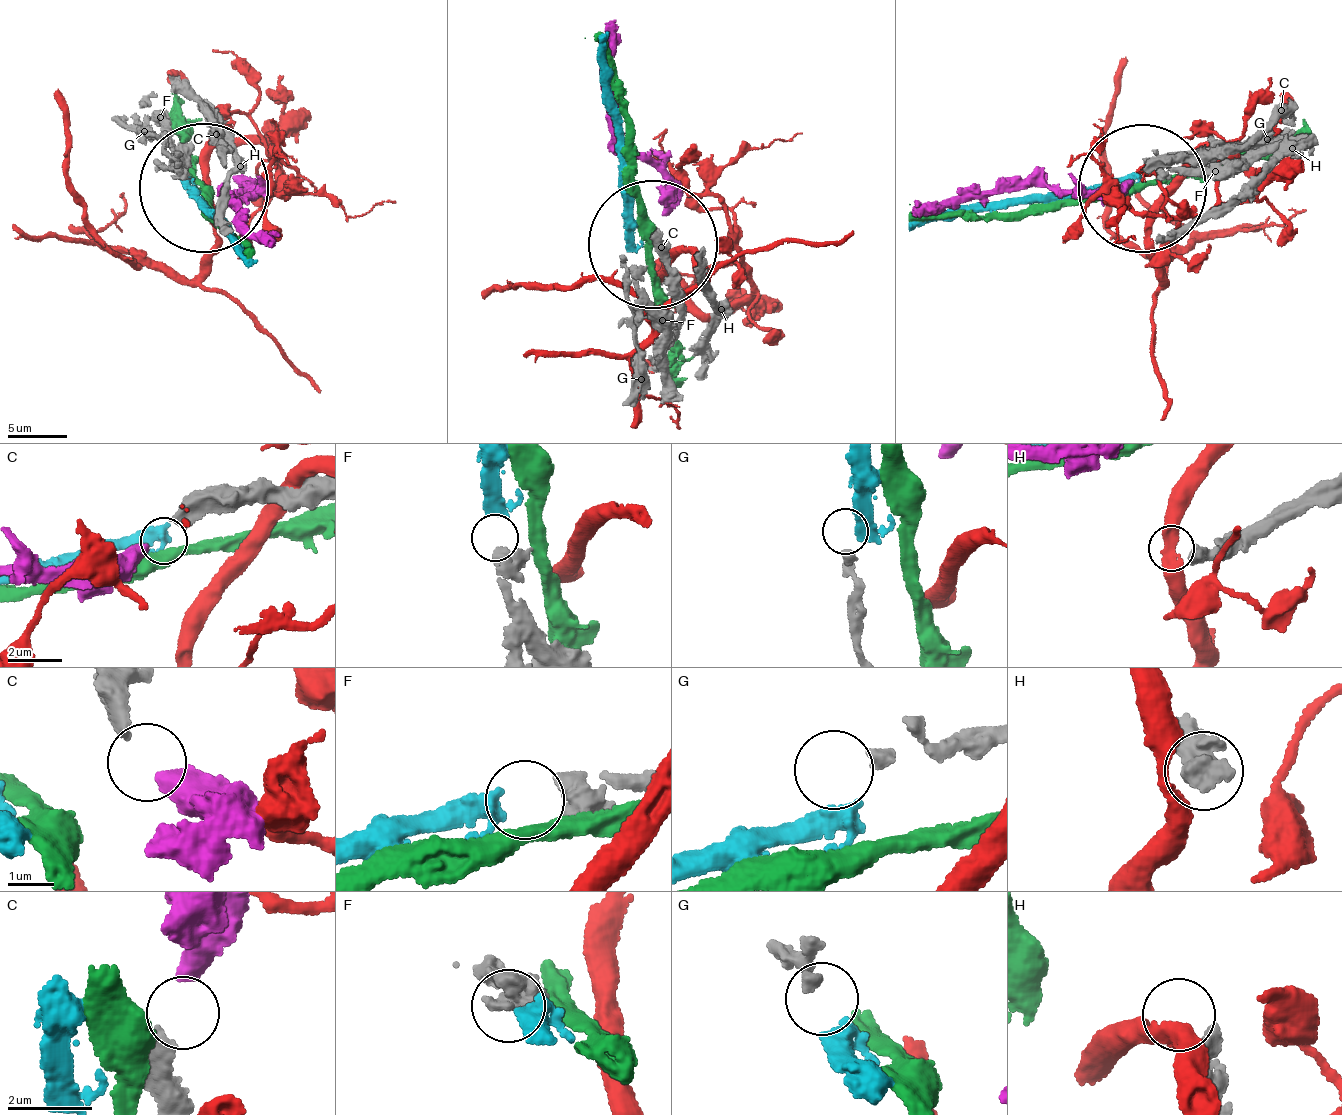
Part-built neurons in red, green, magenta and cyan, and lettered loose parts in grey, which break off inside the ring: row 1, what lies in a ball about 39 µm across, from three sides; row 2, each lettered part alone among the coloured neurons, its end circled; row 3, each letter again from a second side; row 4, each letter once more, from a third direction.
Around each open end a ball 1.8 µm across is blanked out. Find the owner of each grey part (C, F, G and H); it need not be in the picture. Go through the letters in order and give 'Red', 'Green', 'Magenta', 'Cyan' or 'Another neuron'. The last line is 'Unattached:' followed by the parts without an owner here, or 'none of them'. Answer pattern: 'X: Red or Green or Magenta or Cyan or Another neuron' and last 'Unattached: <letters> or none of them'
C: Magenta
F: Cyan
G: Another neuron
H: Another neuron
Unattached: G, H

